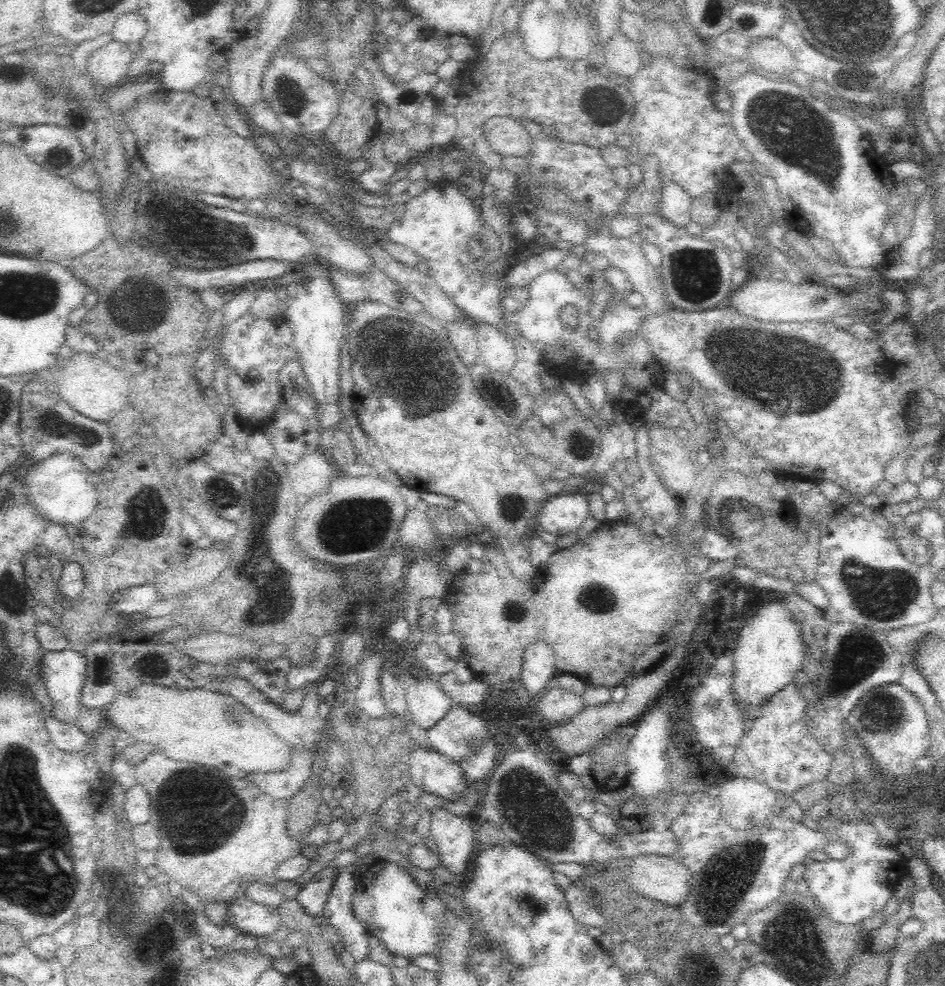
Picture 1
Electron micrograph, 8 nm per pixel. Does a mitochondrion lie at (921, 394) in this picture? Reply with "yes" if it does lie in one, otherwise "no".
no

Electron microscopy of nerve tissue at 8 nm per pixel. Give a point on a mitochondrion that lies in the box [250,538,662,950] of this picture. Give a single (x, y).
(532, 809)

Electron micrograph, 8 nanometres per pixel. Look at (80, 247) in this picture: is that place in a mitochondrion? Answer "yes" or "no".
no

